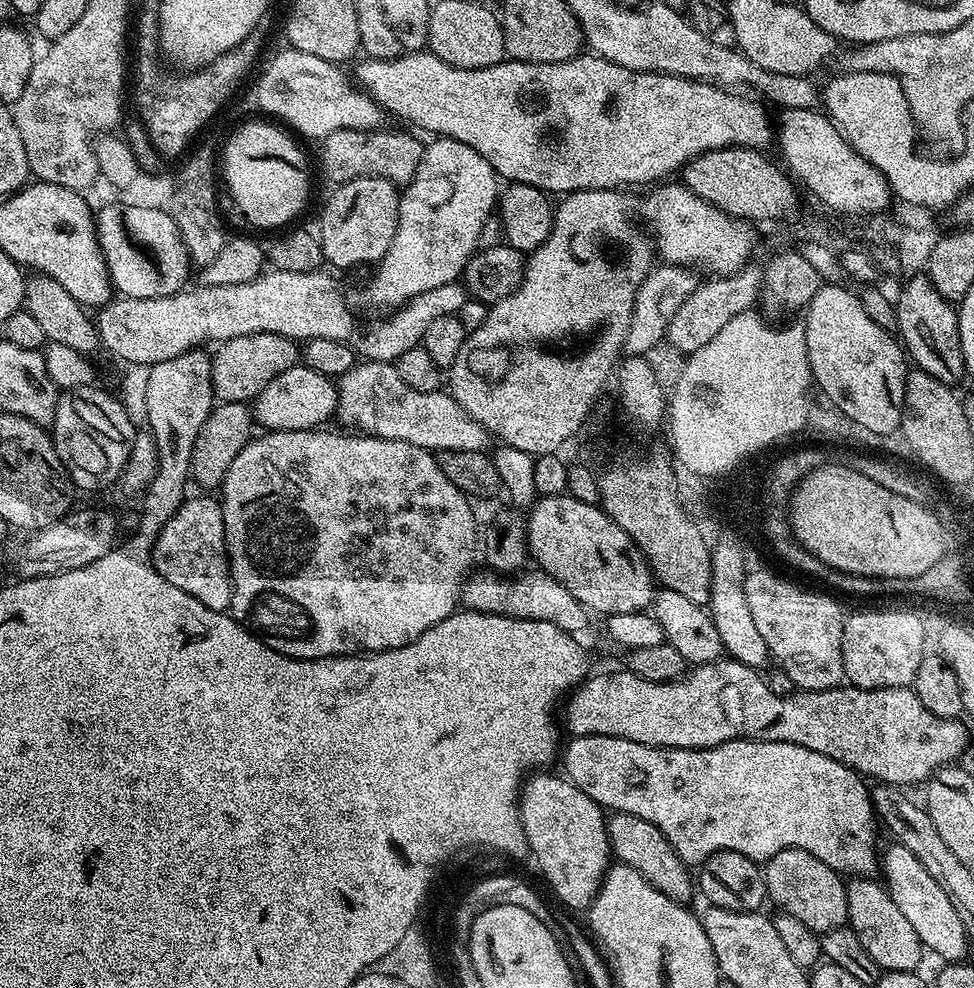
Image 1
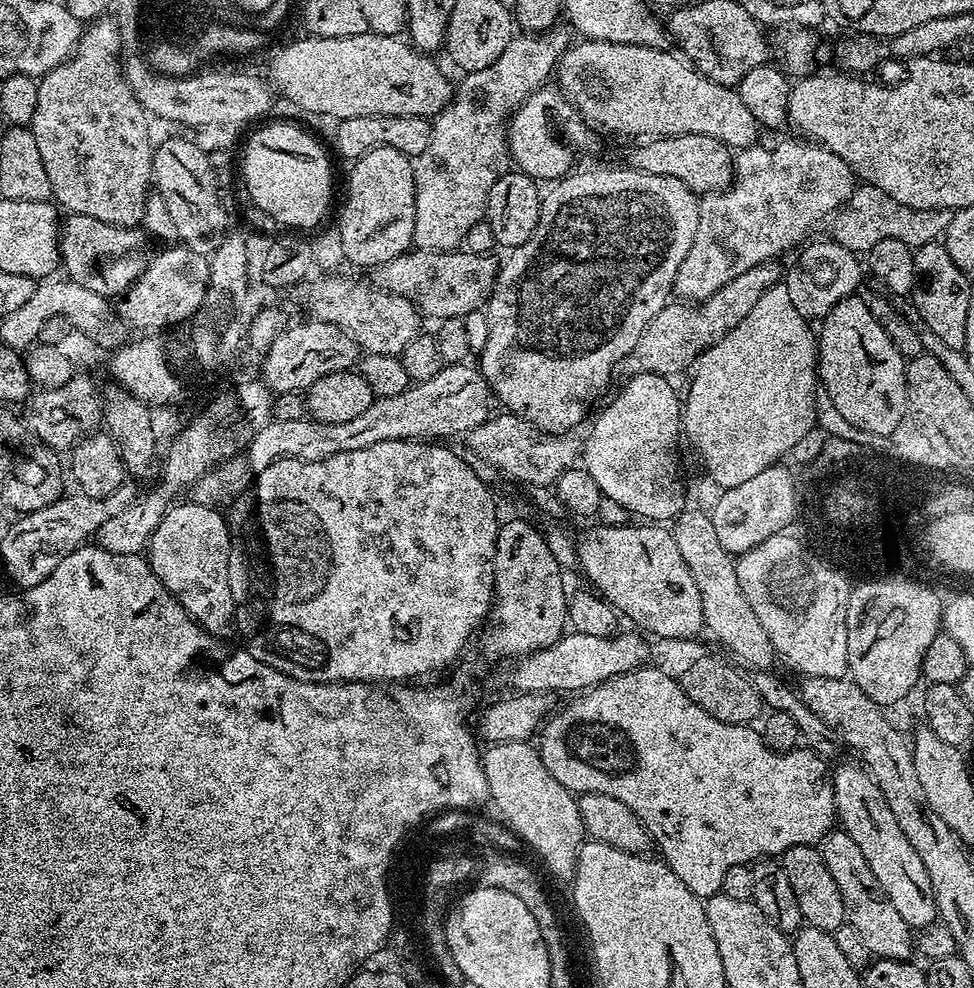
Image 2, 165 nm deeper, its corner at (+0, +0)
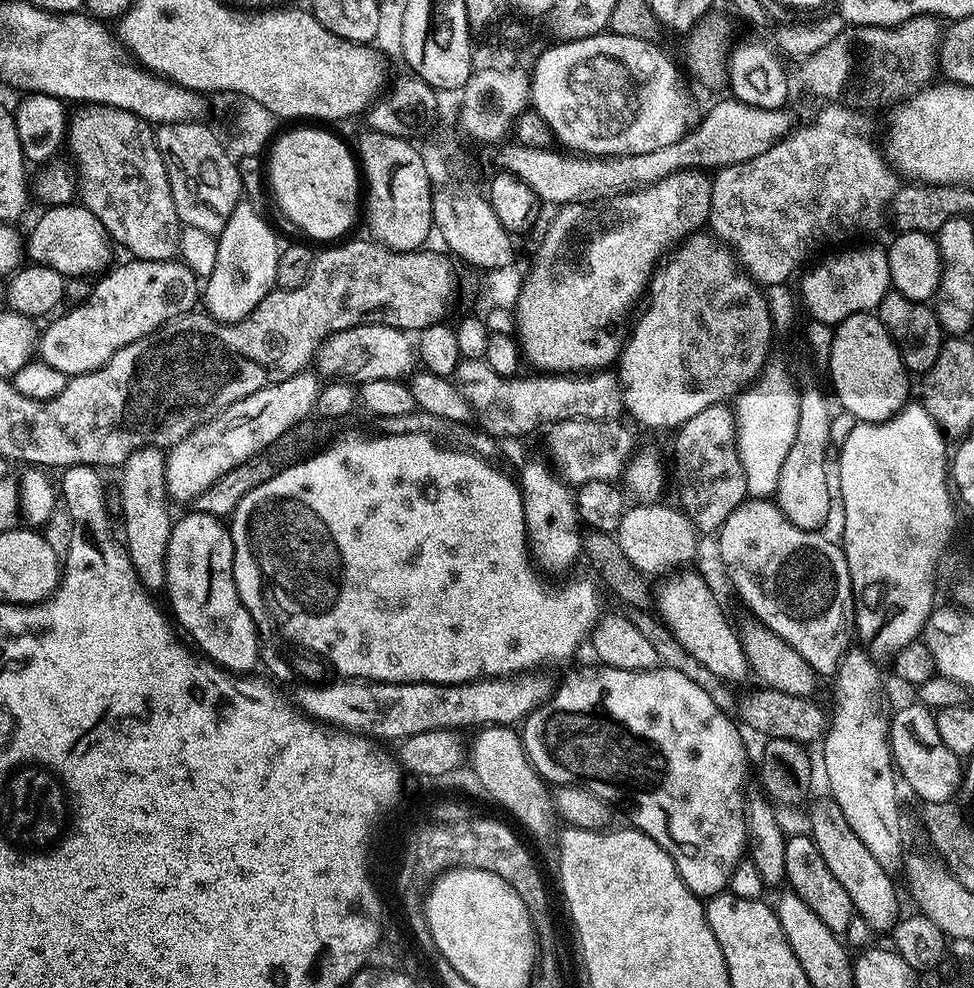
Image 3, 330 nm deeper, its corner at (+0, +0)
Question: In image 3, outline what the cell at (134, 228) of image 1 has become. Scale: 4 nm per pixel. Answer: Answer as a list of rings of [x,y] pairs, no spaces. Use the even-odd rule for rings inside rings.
[[[83,203],[57,204],[45,209],[37,218],[32,233],[26,236],[26,256],[31,263],[45,264],[58,270],[64,277],[72,278],[107,262],[110,245],[108,232]]]

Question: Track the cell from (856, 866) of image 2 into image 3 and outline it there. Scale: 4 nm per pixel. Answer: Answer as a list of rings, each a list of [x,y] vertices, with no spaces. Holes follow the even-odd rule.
[[[831,798],[825,800],[811,801],[812,813],[808,816],[810,835],[814,846],[822,853],[826,866],[834,873],[834,878],[850,894],[850,902],[856,907],[856,915],[866,918],[872,927],[873,933],[891,933],[896,923],[901,919],[900,900],[896,897],[896,886],[888,877],[889,869],[881,864],[870,850],[866,850],[866,842],[850,830],[850,822],[846,822],[846,814],[842,814],[842,806]]]

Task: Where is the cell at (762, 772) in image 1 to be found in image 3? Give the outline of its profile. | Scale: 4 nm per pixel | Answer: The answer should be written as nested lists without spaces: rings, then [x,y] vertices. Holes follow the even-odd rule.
[[[595,666],[596,668],[580,668],[572,672],[556,688],[556,693],[549,695],[543,704],[538,705],[534,711],[528,713],[522,721],[522,739],[524,741],[524,752],[528,761],[536,767],[538,775],[543,776],[549,785],[577,784],[579,788],[590,790],[598,798],[608,801],[609,805],[617,806],[632,816],[640,816],[638,827],[645,832],[676,864],[678,874],[682,882],[691,892],[701,898],[711,898],[729,887],[732,871],[740,863],[746,852],[746,841],[748,831],[744,825],[743,815],[728,816],[741,807],[742,789],[744,784],[744,740],[740,737],[738,729],[732,725],[729,713],[725,709],[714,706],[714,698],[702,690],[702,686],[690,682],[686,674],[678,674],[678,670],[657,666],[649,672],[631,672],[630,670],[618,670],[607,666]]]

